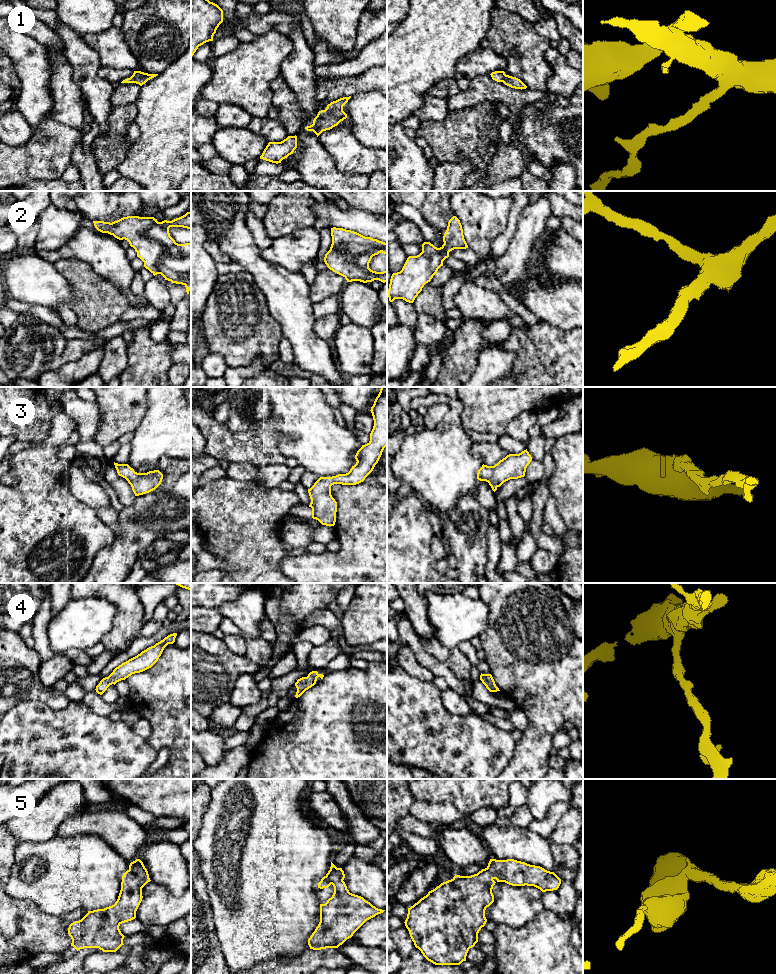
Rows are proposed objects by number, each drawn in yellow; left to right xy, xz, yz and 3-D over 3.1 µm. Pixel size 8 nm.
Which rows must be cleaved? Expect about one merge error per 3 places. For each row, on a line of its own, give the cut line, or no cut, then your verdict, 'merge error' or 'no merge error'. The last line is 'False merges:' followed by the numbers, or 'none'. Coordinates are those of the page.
1: cut none; no merge error
2: cut none; no merge error
3: cut none; no merge error
4: cut none; no merge error
5: cut none; no merge error
False merges: none

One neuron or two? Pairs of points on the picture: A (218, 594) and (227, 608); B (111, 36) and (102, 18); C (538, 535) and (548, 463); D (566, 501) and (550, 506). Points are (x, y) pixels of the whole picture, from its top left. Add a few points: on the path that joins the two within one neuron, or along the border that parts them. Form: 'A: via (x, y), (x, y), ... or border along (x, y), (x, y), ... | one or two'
A: border along (241, 593), (236, 598), (222, 602), (217, 606) | two
B: border along (112, 26), (101, 32), (84, 34) | two
C: via (538, 517), (538, 500), (542, 493), (543, 481) | one
D: border along (551, 494), (554, 498), (558, 515), (566, 525) | two

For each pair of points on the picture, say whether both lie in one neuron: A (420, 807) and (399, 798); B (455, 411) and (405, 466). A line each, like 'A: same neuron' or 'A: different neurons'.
A: different neurons
B: same neuron

